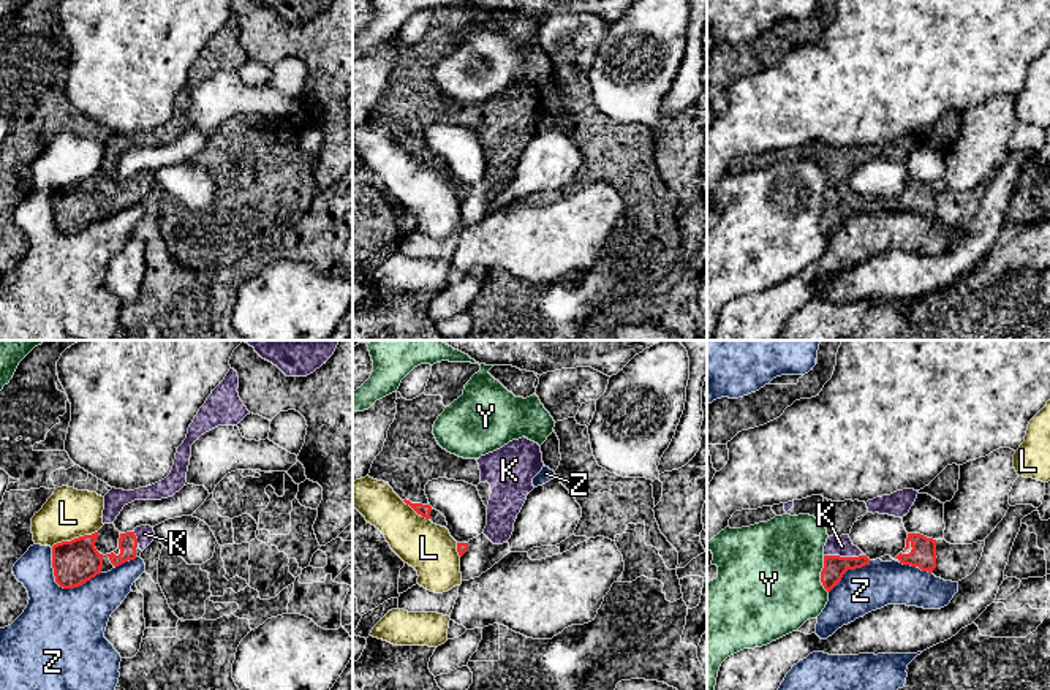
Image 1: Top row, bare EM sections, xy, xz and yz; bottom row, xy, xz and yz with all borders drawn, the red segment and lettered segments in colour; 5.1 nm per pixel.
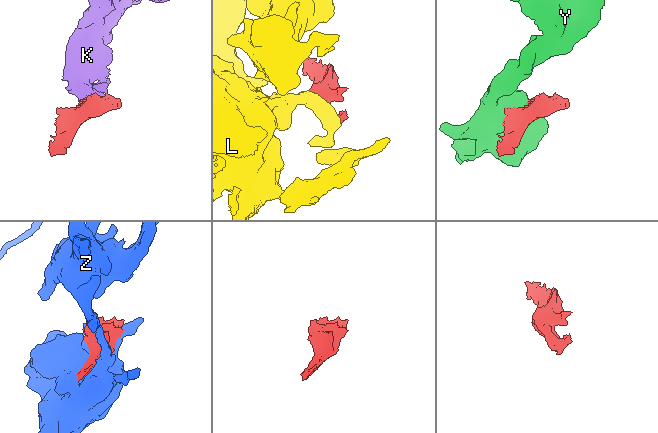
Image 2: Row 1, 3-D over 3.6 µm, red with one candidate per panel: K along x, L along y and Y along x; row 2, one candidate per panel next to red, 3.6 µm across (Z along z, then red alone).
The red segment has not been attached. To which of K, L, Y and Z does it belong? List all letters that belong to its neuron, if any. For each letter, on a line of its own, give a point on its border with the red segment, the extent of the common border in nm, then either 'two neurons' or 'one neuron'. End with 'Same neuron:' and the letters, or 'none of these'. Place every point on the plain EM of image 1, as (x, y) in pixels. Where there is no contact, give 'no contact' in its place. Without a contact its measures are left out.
K: yz (845, 203) | 200 nm | one neuron
L: xy (75, 184) | 260 nm | two neurons
Y: yz (821, 220) | 190 nm | two neurons
Z: xy (62, 231) | 280 nm | two neurons
Same neuron: K

